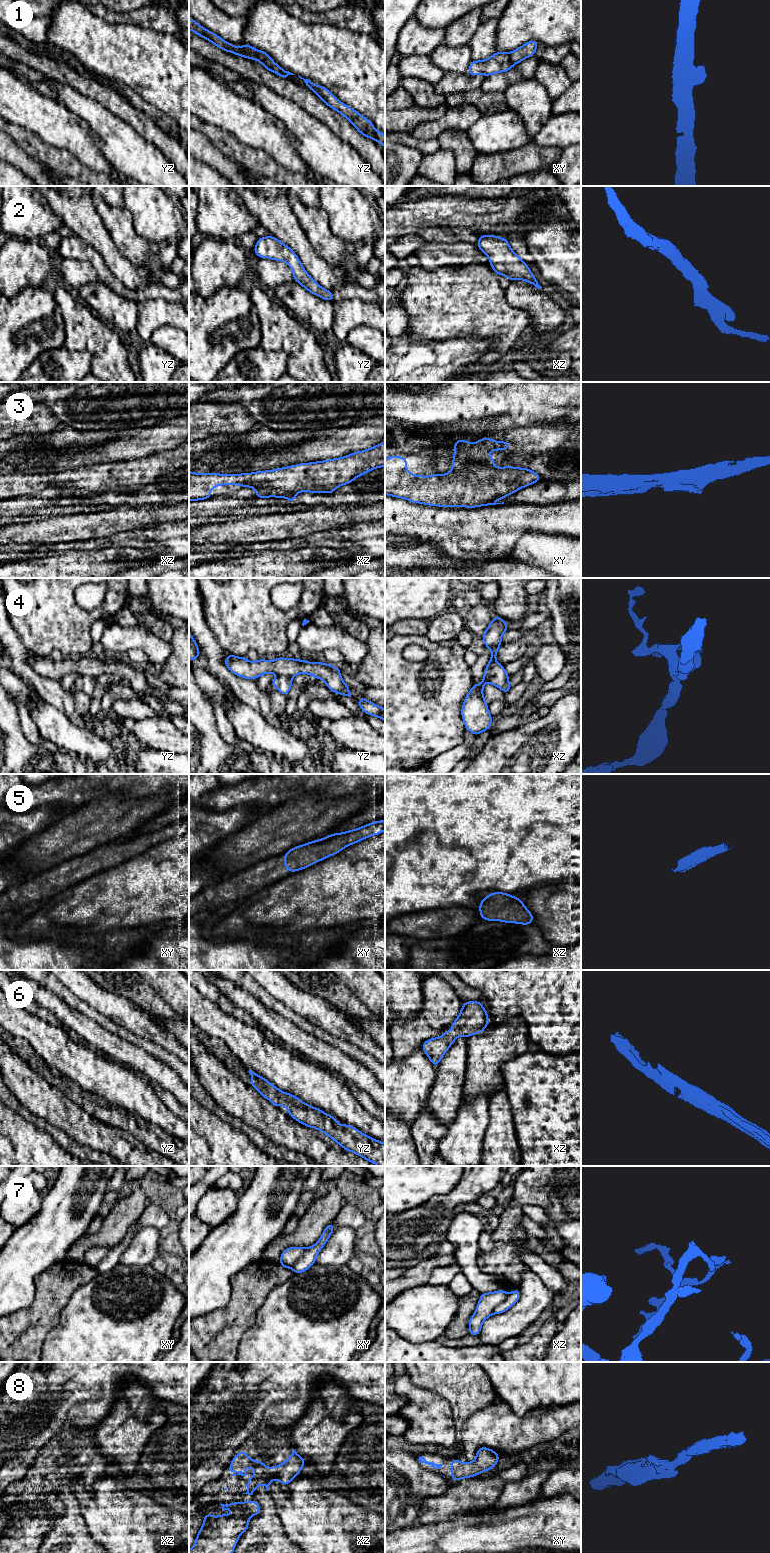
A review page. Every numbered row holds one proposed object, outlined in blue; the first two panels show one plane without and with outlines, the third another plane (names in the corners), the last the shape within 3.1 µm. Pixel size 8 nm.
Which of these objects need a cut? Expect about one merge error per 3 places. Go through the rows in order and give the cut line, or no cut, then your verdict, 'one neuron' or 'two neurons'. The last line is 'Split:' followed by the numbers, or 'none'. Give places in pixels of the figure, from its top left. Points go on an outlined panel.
1: cut in yz along (254, 51), (254, 55), (260, 61), (268, 62), (271, 60); two neurons
2: no cut; one neuron
3: cut in xz along (256, 489), (279, 489), (285, 492), (296, 493); two neurons
4: cut in yz along (277, 675), (285, 675), (291, 678); two neurons
5: no cut; one neuron
6: no cut; one neuron
7: cut in xz along (508, 1294), (495, 1307), (492, 1313); two neurons
8: no cut; one neuron
Split: 1, 3, 4, 7

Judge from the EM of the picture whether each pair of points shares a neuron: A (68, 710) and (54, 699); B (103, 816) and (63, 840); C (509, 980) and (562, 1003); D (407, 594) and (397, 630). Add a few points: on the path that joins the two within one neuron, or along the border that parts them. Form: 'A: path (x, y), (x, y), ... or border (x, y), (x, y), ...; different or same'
A: path (65, 707), (57, 699); same
B: path (93, 825), (73, 834); same
C: path (522, 980), (539, 980), (549, 990); same
D: border (424, 620), (398, 620), (395, 623); different

